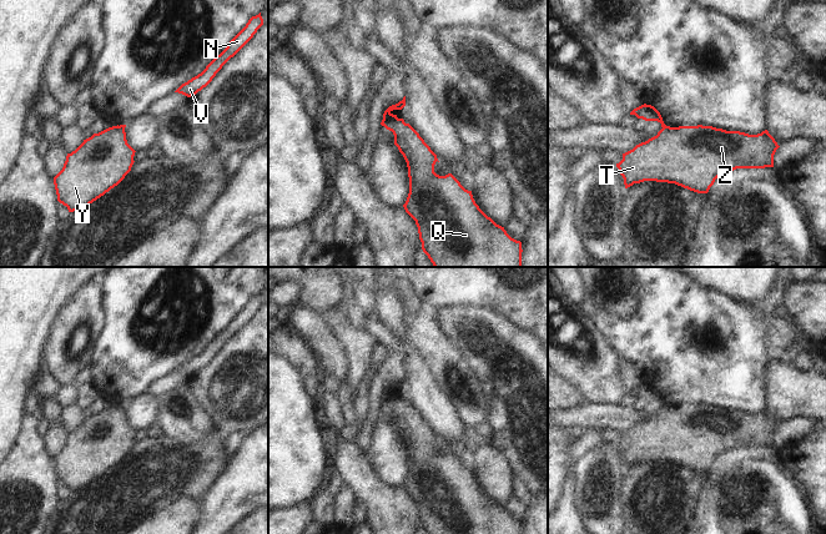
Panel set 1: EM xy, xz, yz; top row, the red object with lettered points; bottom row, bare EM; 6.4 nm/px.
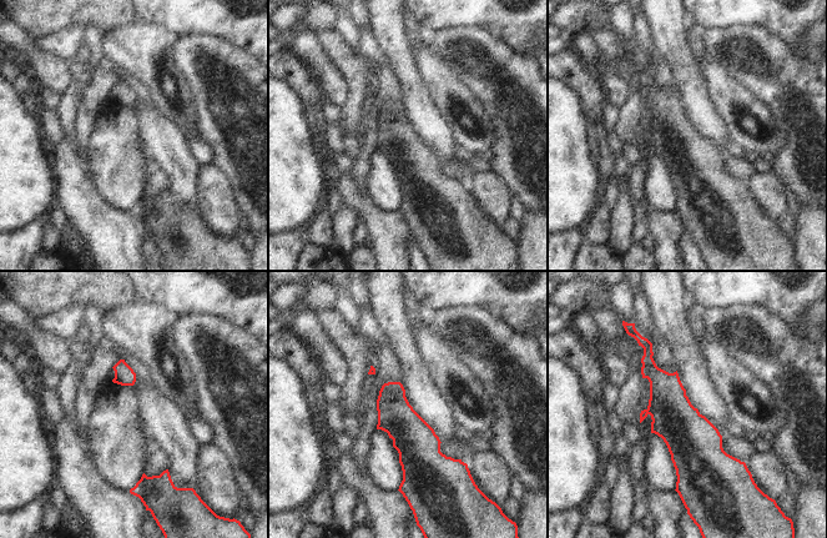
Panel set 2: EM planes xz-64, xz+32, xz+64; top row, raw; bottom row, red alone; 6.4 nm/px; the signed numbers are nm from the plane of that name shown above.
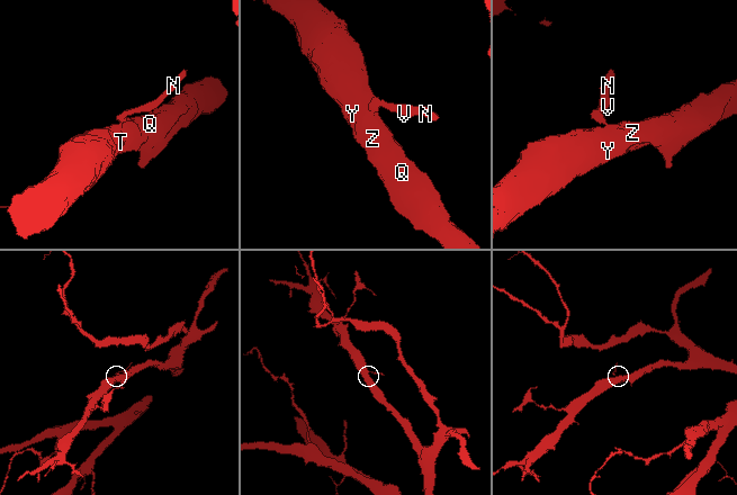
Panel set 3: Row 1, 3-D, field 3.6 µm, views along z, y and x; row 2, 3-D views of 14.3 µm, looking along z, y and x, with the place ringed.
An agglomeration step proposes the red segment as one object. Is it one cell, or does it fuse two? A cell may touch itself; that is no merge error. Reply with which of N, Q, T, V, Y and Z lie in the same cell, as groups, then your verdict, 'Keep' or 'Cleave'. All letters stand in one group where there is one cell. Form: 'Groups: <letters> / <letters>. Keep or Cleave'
Groups: N V / Q T Y Z. Cleave.

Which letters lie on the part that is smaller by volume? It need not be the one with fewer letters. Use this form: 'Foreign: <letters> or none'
Foreign: N, V

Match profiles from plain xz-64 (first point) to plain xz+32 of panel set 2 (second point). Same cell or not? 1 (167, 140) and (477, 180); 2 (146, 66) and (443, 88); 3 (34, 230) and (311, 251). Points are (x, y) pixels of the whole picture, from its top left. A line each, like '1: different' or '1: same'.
1: different
2: same
3: different

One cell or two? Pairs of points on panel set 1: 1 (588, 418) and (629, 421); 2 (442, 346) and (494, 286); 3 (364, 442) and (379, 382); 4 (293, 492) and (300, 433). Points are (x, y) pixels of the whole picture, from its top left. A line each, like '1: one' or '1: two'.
1: one
2: two
3: one
4: one

